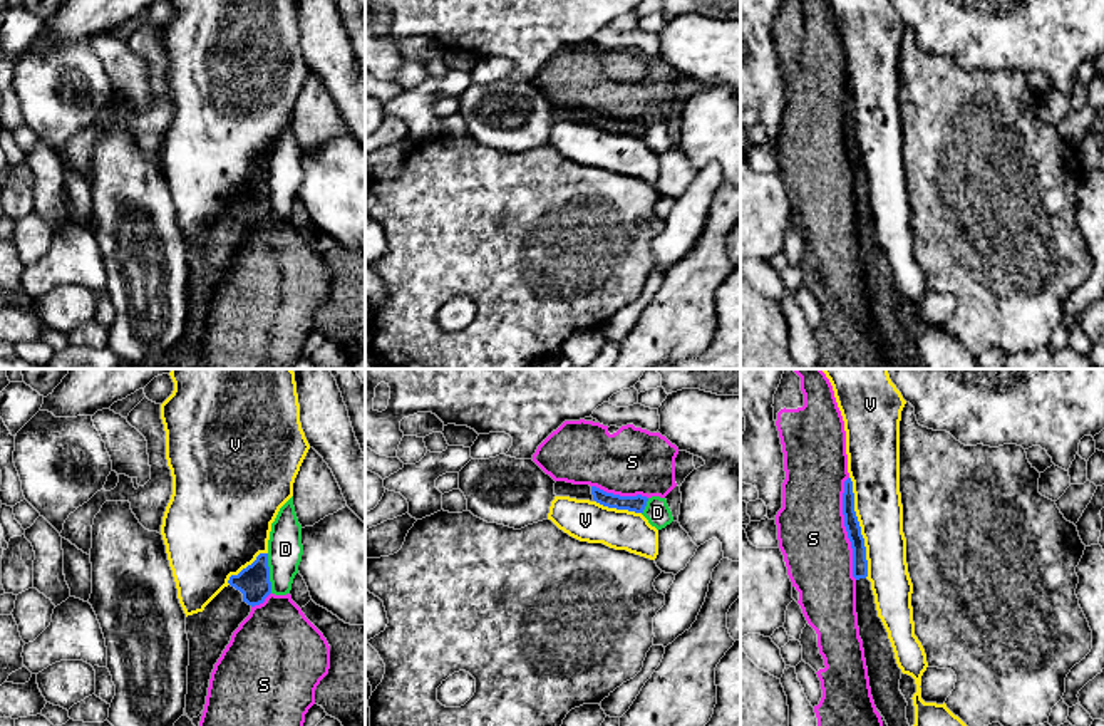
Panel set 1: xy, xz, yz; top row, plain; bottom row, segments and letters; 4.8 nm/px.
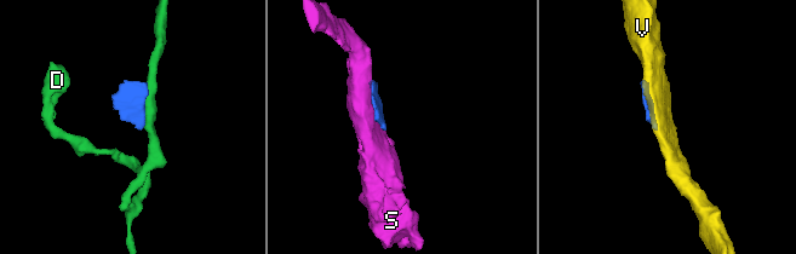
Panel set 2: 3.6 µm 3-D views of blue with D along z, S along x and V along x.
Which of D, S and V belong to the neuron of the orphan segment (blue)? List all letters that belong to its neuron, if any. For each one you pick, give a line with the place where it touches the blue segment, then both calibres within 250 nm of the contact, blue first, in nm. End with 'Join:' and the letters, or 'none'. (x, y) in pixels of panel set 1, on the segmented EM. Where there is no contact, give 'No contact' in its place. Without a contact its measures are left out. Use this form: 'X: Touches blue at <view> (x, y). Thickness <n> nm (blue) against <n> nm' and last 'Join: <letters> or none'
Join: none

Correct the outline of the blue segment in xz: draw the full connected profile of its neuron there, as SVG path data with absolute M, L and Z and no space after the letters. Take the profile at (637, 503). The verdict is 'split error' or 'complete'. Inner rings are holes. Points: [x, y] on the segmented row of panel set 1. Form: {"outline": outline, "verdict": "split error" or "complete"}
{"outline": "M566 481L555 483L555 495L570 496L570 498L576 498L576 500L590 500L590 501L596 501L608 508L628 510L628 511L635 511L635 513L643 513L647 501L648 501L648 498L642 496L642 495L620 496L620 495L606 493L596 486L573 485L573 483L566 483Z", "verdict": "split error"}

